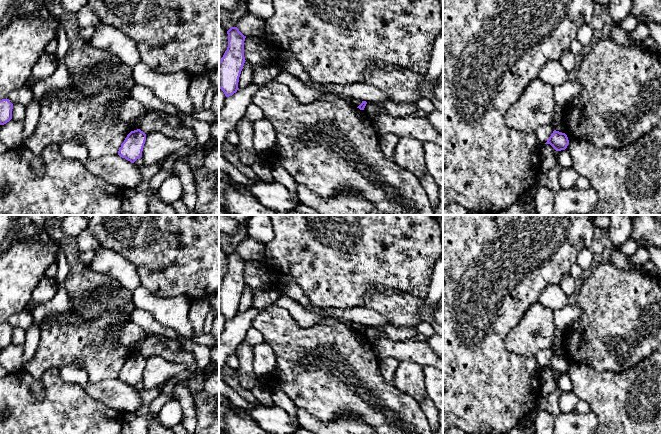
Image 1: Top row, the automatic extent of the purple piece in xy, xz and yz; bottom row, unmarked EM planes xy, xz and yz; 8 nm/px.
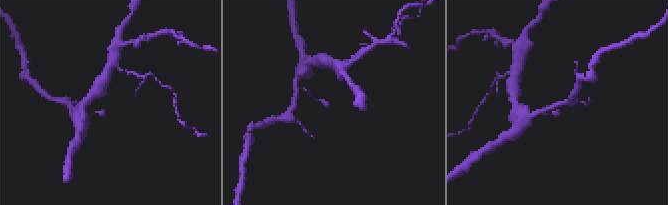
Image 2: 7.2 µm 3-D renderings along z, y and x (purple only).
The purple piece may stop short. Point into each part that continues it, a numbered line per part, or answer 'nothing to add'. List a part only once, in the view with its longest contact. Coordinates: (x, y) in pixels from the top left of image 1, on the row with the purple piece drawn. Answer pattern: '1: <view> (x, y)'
nothing to add

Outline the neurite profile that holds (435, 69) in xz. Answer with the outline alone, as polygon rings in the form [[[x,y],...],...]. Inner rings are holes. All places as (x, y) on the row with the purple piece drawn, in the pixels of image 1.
[[[443,27],[435,40],[431,60],[425,74],[425,81],[419,89],[421,98],[430,99],[436,110],[443,113],[443,101],[434,98],[433,90],[438,78],[443,73]]]

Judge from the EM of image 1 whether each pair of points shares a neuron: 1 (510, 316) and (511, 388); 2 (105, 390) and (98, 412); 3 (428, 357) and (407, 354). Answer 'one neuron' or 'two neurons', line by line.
1: one neuron
2: two neurons
3: one neuron

